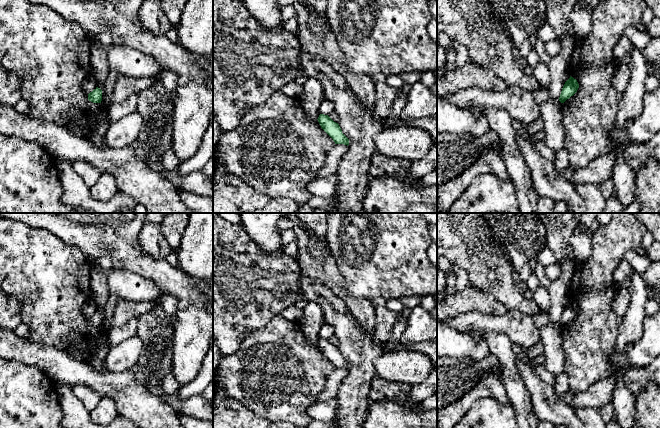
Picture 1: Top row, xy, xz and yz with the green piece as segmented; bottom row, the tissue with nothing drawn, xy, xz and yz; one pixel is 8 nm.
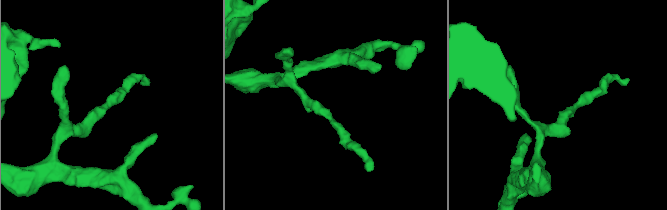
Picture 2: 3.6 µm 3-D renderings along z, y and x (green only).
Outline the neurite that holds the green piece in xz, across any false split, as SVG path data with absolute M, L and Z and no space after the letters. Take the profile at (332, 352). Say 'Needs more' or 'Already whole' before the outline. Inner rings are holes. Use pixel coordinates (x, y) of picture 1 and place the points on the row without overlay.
Already whole. M320 338L317 344L335 368L349 369L349 363L342 357L339 348L334 346L328 339Z

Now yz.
Already whole. M570 300L570 302L565 306L559 325L561 327L564 327L567 323L569 323L571 320L573 320L579 312L579 308L576 303Z

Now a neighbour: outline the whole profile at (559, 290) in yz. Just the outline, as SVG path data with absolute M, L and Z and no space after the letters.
M567 260L561 266L558 279L552 281L550 295L549 322L540 328L540 338L544 346L544 365L554 375L564 372L564 351L559 321L565 306L570 302L571 279L575 270L575 260Z

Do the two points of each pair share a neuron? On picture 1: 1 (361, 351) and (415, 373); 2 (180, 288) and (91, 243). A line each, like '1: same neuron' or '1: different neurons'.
1: different neurons
2: same neuron

